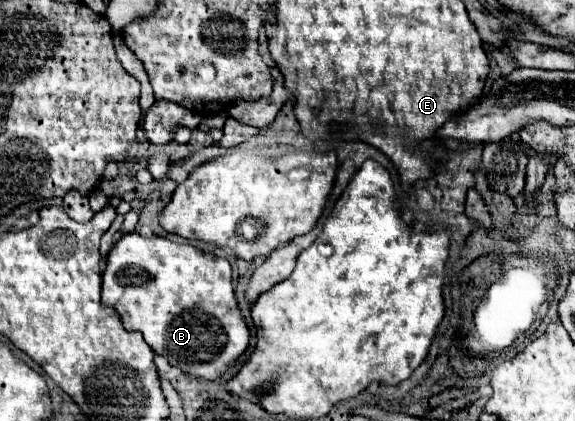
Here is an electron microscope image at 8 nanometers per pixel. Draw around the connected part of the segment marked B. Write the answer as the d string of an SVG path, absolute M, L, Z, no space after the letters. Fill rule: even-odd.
M138 232L124 234L110 250L102 276L102 304L114 306L126 330L138 330L148 346L180 366L182 372L204 380L220 378L248 348L250 332L238 310L232 290L232 270L226 258L206 254L190 244L174 244L166 238L144 238Z

